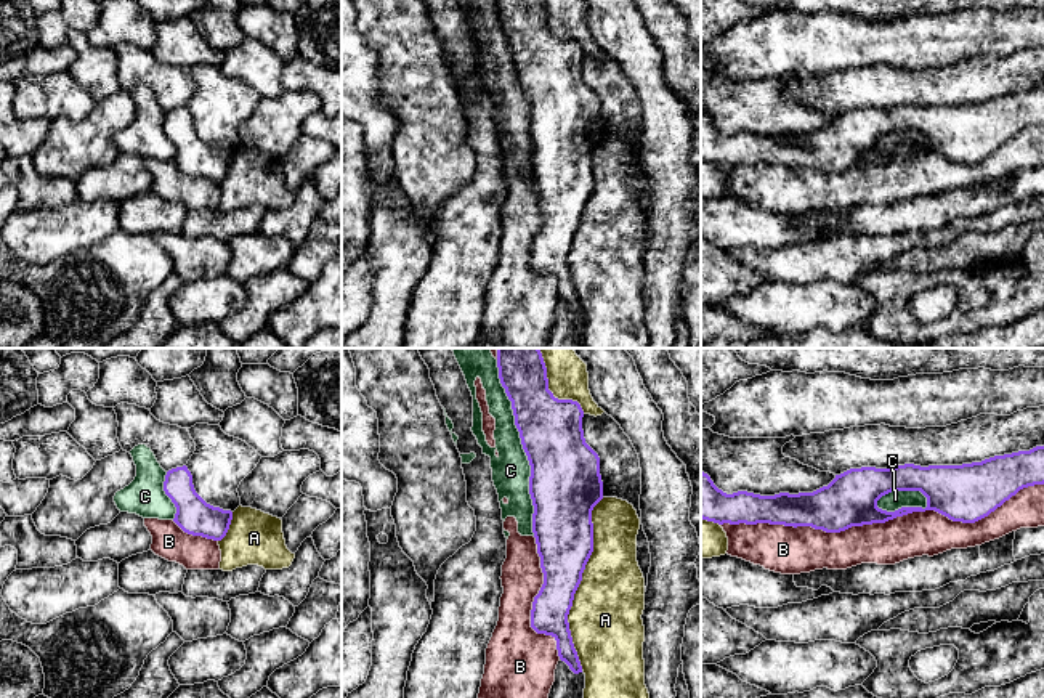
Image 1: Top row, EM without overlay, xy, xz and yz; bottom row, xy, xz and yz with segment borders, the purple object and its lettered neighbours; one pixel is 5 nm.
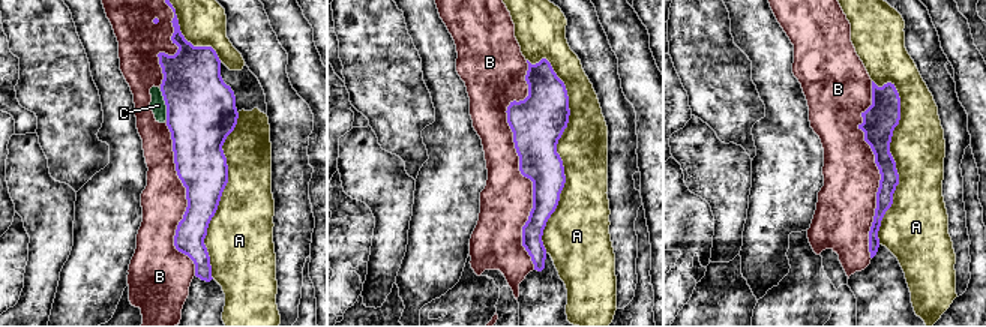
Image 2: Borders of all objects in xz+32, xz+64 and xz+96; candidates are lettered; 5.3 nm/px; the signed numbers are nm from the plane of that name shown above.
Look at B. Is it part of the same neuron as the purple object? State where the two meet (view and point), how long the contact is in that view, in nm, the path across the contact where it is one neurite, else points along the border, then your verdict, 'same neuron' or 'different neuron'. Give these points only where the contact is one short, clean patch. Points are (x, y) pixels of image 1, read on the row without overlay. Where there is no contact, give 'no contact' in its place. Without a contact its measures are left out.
meets purple in yz at (881, 162); contact 1600 nm long; different neuron

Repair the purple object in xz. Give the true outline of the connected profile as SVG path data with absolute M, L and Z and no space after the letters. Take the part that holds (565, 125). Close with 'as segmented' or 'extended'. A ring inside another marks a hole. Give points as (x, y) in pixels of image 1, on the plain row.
M497 0L497 8L531 106L532 173L544 213L544 225L532 242L531 268L537 274L552 276L556 281L560 300L579 315L582 306L573 284L568 255L593 193L592 151L603 140L600 98L585 83L581 45L558 40L548 30L544 0Z | as segmented

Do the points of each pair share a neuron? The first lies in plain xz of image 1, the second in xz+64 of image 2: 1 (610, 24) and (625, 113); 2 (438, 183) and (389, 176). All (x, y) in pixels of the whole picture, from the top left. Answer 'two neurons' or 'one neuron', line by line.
1: one neuron
2: two neurons

